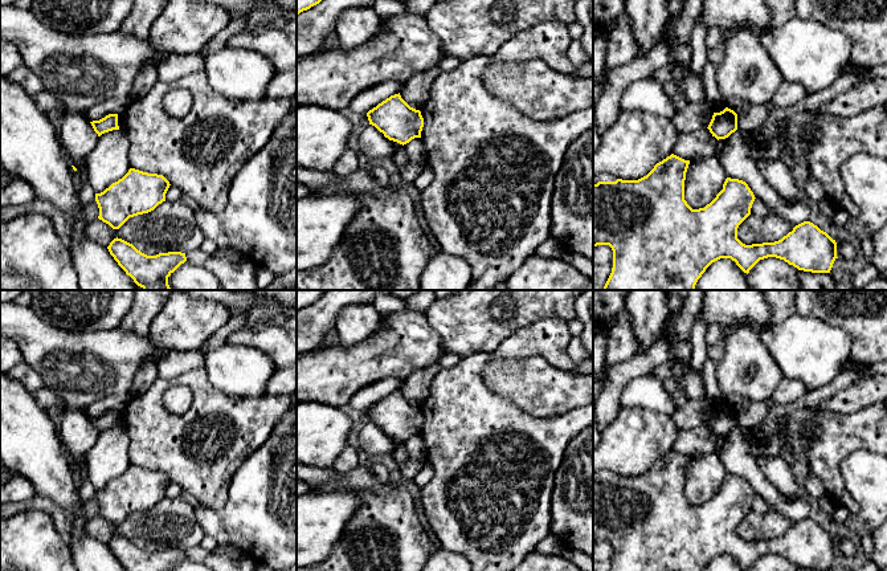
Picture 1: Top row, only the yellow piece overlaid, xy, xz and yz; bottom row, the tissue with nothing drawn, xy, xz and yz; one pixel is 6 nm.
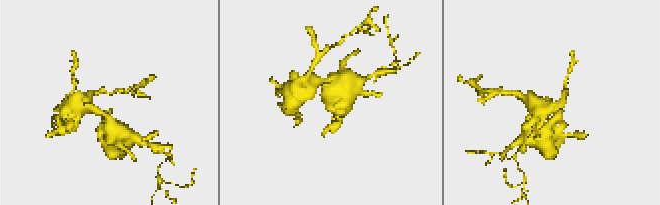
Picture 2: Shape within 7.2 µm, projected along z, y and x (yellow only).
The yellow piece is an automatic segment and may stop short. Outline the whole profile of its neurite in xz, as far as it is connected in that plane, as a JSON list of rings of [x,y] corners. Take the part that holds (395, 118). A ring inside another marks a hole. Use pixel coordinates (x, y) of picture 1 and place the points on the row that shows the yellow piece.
[[[398,94],[391,95],[367,113],[369,125],[389,140],[406,144],[421,138],[424,118],[420,110],[410,107]]]

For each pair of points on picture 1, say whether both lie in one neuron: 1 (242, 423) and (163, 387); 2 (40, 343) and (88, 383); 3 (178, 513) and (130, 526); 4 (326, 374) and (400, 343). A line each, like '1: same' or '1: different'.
1: same
2: same
3: same
4: same

